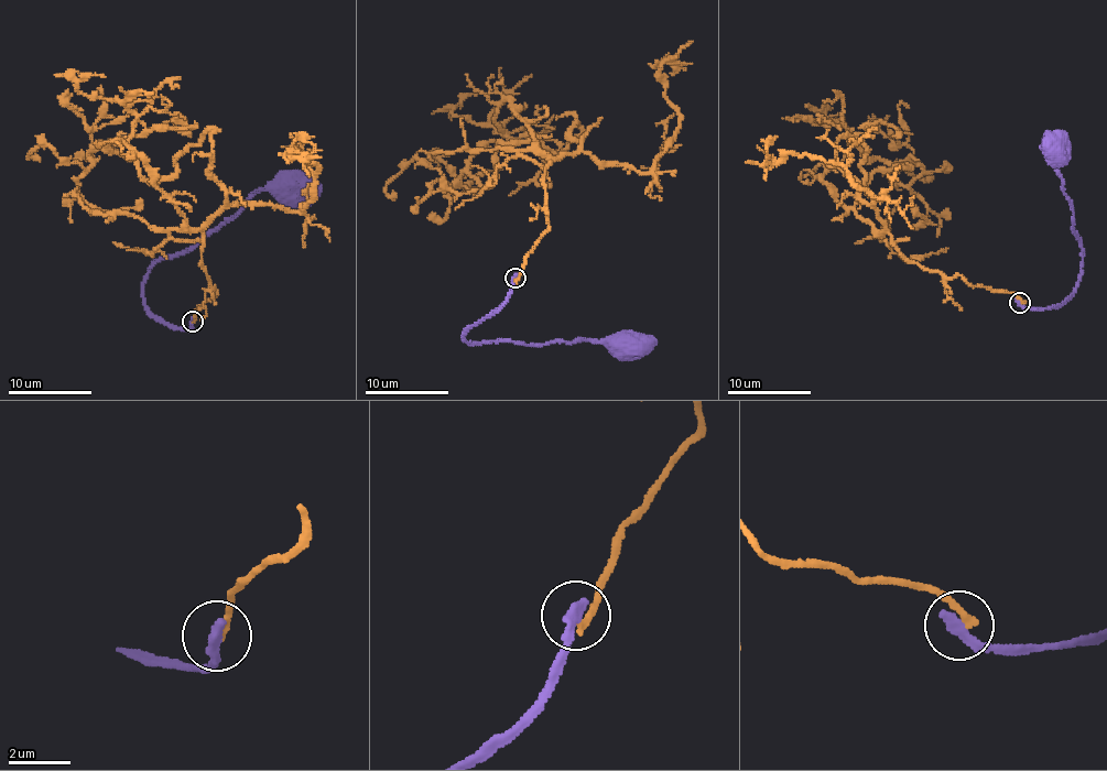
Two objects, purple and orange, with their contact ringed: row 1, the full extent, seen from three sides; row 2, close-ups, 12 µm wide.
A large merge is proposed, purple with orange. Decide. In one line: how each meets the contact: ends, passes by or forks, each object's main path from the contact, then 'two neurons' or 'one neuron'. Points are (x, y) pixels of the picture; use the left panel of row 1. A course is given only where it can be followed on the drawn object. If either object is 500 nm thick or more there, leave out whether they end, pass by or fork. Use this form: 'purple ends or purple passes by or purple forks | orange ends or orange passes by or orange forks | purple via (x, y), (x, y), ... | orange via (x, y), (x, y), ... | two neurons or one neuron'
purple ends | orange ends | purple via (192, 322), (181, 330), (162, 323), (144, 304), (145, 274), (161, 259), (192, 250), (257, 192), (294, 189) | orange via (192, 322), (216, 292), (202, 234), (128, 143), (145, 128), (83, 167), (34, 151) | two neurons

